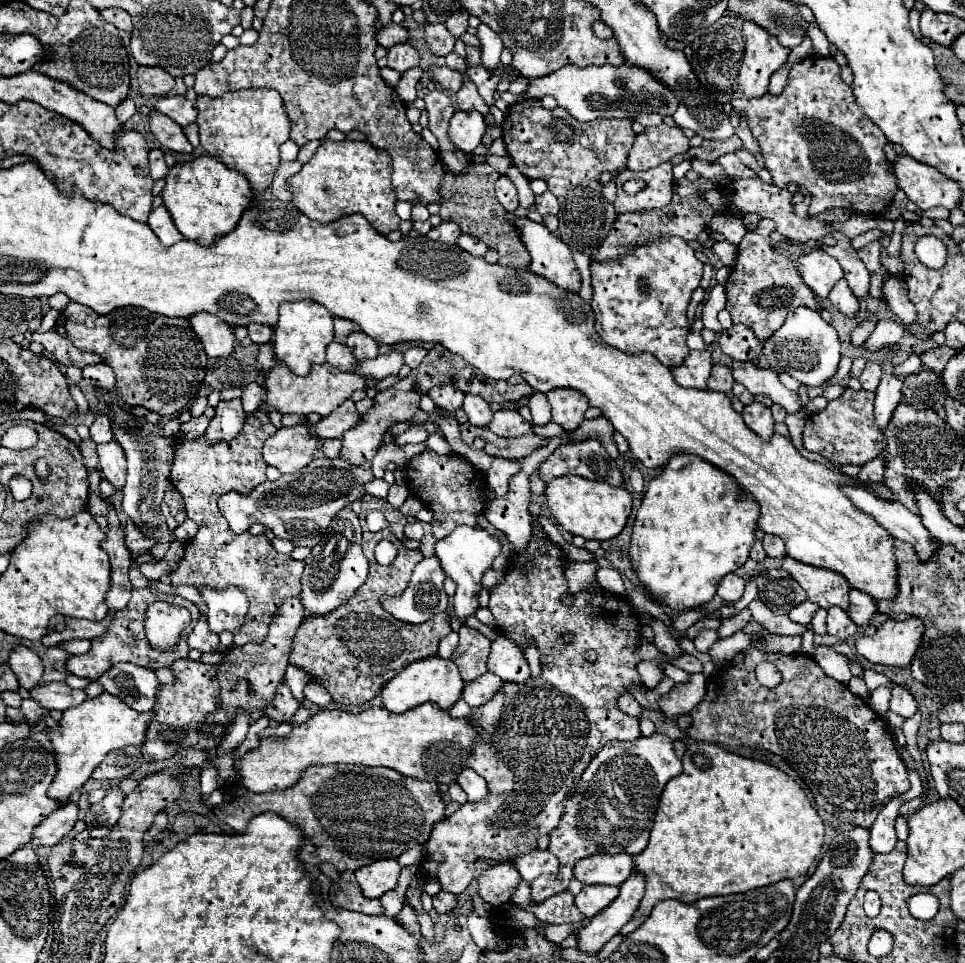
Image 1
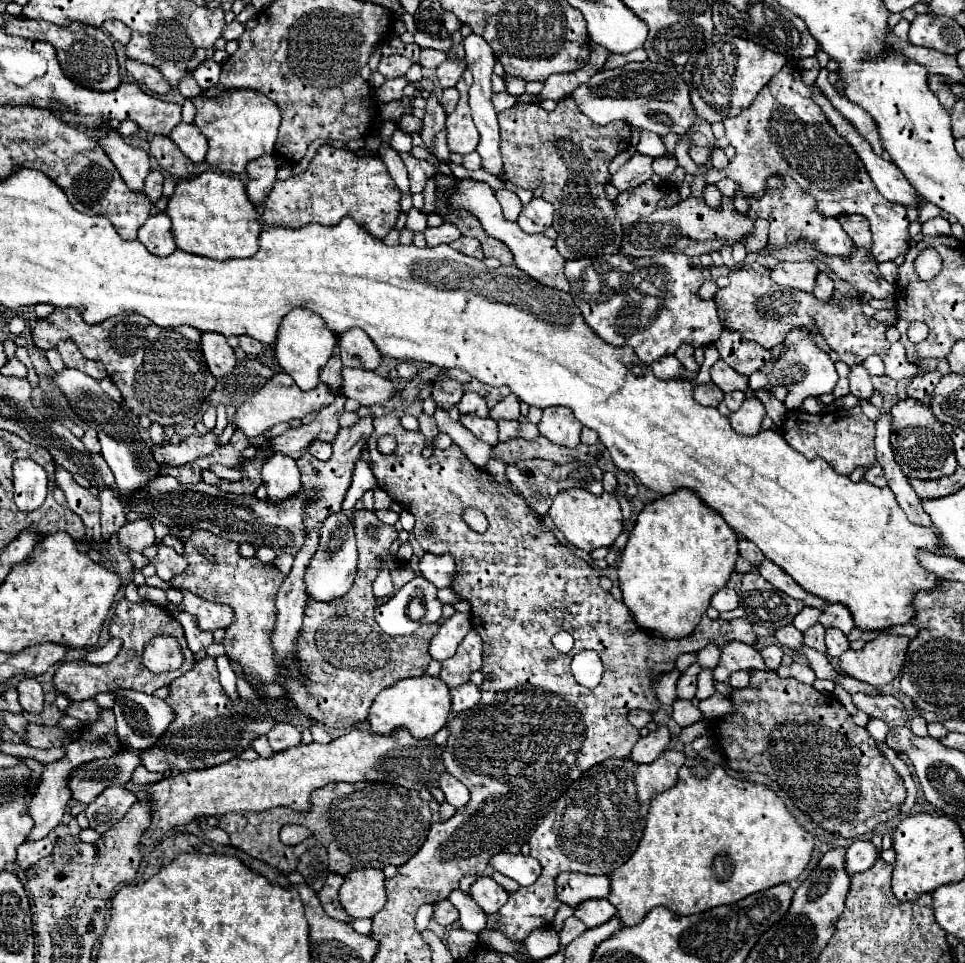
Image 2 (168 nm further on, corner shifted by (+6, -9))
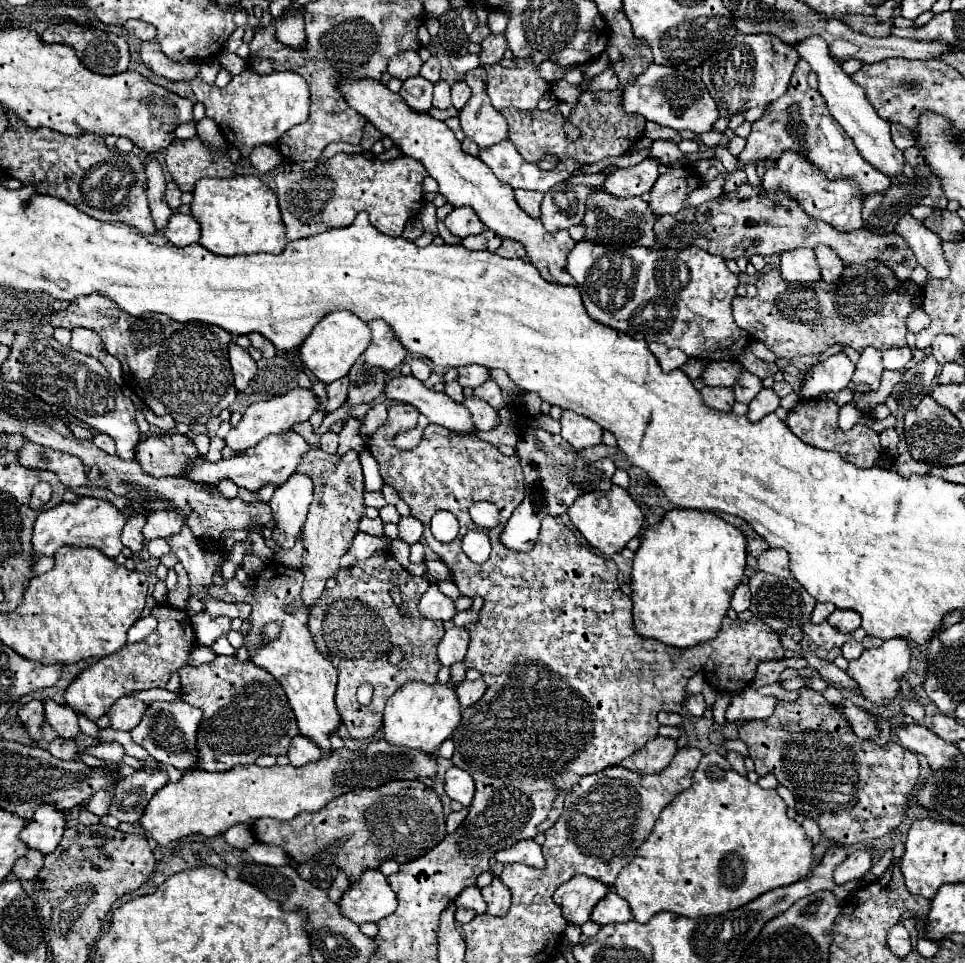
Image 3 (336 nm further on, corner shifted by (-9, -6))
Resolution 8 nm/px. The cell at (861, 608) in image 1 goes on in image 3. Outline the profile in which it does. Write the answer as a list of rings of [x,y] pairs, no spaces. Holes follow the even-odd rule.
[[[834,610],[828,616],[828,624],[834,626],[836,630],[848,634],[860,626],[860,614],[858,612],[844,612],[844,610]]]

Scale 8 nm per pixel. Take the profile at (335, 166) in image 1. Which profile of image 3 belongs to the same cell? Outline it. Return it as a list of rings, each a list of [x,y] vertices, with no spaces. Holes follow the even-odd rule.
[[[336,154],[306,172],[278,172],[276,196],[286,224],[286,238],[300,240],[330,228],[350,226],[358,212],[366,210],[370,222],[388,236],[402,236],[406,222],[422,208],[422,180],[428,172],[414,158],[398,156],[388,162],[368,160],[360,154]]]

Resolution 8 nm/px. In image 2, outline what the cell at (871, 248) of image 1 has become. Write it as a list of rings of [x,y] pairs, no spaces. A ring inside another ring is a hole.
[[[841,215],[839,223],[845,229],[845,233],[853,239],[855,247],[871,251],[871,231],[869,231],[869,223],[865,223],[865,217],[861,217],[861,215]]]

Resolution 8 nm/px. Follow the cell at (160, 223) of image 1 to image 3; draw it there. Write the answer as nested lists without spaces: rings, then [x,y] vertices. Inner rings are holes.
[[[176,212],[170,218],[168,228],[164,230],[164,236],[174,246],[190,246],[190,244],[194,244],[194,242],[200,240],[200,224],[194,220],[194,216]]]

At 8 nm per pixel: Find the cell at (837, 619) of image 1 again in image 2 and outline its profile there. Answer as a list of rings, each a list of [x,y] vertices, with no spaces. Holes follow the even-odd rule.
[[[827,629],[827,633],[825,633],[825,645],[827,645],[829,655],[839,657],[843,651],[849,649],[849,639],[847,639],[845,633],[841,633],[837,629]]]

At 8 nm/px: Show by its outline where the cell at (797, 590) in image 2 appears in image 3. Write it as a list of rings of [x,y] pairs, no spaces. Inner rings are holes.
[[[768,548],[758,556],[758,570],[780,578],[792,578],[788,572],[788,554],[780,548]]]

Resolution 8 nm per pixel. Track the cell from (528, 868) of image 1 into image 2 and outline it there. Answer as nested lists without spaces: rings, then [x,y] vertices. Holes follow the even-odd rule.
[[[493,855],[491,865],[495,871],[511,877],[519,885],[531,885],[541,875],[541,863],[531,855]]]

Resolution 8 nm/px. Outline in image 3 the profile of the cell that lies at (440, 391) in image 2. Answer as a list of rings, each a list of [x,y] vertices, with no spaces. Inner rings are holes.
[[[470,364],[470,366],[462,366],[458,368],[458,382],[460,386],[470,386],[470,388],[476,388],[480,386],[482,382],[486,382],[490,376],[488,376],[488,368],[484,366],[478,366],[478,364]]]

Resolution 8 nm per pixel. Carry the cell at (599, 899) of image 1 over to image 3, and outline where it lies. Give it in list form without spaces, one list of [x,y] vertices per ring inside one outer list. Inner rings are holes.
[[[610,892],[592,910],[592,920],[600,926],[612,924],[612,922],[628,922],[632,920],[632,912],[626,900],[622,900],[616,892]]]

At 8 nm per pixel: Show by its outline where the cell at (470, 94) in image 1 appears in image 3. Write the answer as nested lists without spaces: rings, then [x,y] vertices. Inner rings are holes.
[[[456,82],[456,84],[452,86],[452,104],[454,104],[458,110],[462,110],[464,104],[468,102],[468,98],[470,98],[470,88],[468,88],[468,84],[466,84],[466,82]]]

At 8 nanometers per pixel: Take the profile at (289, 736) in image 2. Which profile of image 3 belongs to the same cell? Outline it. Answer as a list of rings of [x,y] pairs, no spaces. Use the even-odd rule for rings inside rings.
[[[296,736],[296,740],[292,740],[292,748],[288,750],[288,758],[290,758],[292,766],[300,768],[314,760],[320,760],[322,750],[318,750],[316,744],[312,744],[312,740],[308,740],[304,736]]]

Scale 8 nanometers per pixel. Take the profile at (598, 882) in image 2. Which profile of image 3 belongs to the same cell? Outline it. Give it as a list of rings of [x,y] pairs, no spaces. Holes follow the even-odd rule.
[[[574,876],[554,892],[554,902],[562,908],[562,916],[568,924],[582,926],[590,918],[598,900],[602,900],[608,892],[610,888],[604,888],[598,880]]]

